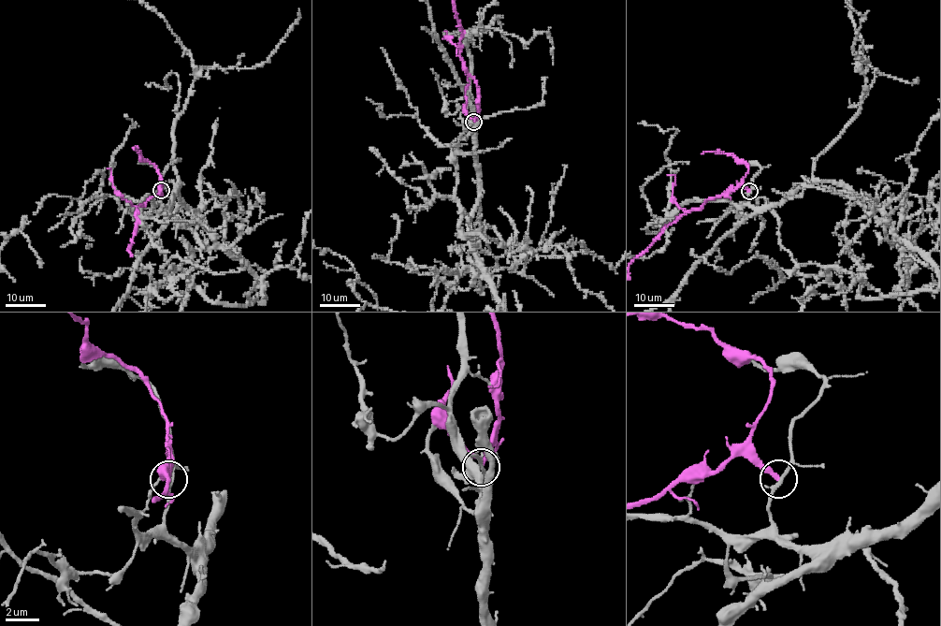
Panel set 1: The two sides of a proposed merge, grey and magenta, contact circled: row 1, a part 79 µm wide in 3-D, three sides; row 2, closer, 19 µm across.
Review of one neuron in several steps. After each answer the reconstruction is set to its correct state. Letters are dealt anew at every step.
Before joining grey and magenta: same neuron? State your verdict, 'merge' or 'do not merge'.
do not merge

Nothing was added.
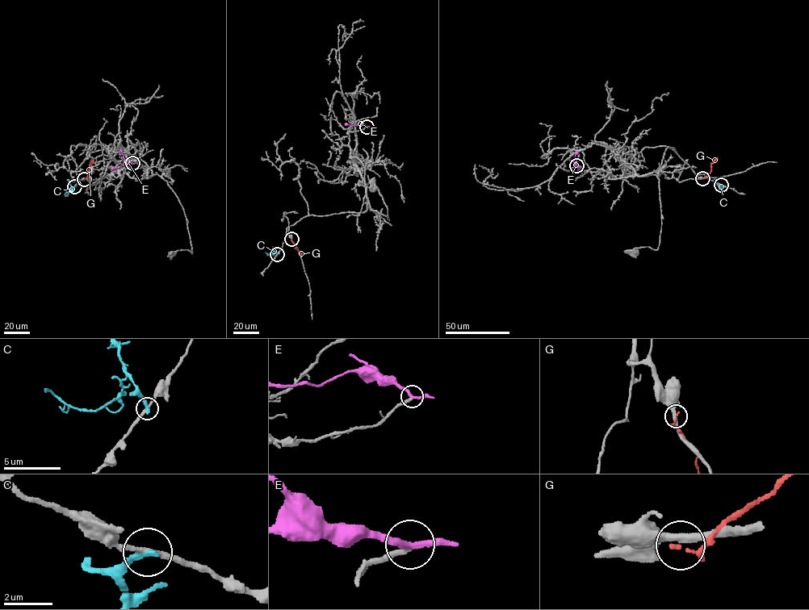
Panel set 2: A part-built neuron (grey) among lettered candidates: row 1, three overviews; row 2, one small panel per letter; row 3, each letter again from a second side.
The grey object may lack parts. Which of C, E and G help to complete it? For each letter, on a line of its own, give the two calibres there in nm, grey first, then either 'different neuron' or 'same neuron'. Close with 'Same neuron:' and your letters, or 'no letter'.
C: calibres 200 and 240 nm; different neuron
E: calibres 240 and 260 nm; different neuron
G: calibres 320 and 140 nm; different neuron
Same neuron: no letter

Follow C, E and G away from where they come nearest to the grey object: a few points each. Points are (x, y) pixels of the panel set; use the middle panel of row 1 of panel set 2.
C: (277, 254), (266, 252)
E: (366, 126), (345, 123)
G: (291, 239), (294, 248), (301, 253), (299, 256)

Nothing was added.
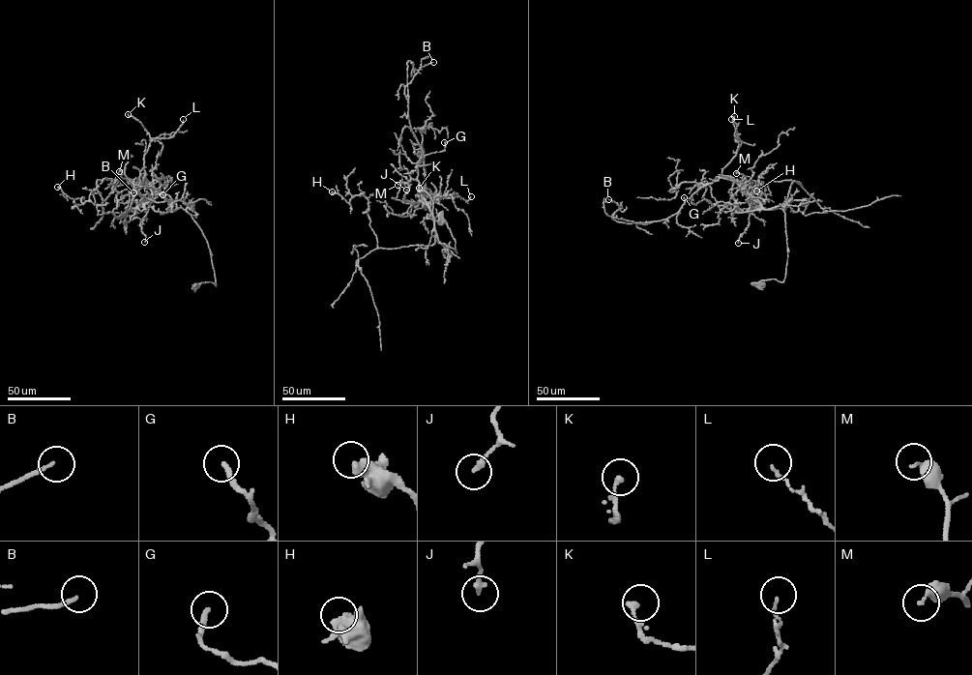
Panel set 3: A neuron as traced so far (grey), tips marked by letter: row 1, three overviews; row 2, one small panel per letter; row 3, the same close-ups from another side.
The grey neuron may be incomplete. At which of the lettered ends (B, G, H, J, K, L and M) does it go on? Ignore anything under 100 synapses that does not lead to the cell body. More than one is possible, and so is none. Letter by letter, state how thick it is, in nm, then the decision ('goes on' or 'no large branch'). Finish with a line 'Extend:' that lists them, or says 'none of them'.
B: calibre 140 nm; no large branch
G: calibre 220 nm; no large branch
H: calibre 380 nm; no large branch
J: calibre 220 nm; no large branch
K: calibre 160 nm; no large branch
L: calibre 110 nm; no large branch
M: calibre 460 nm; no large branch
Extend: none of them

